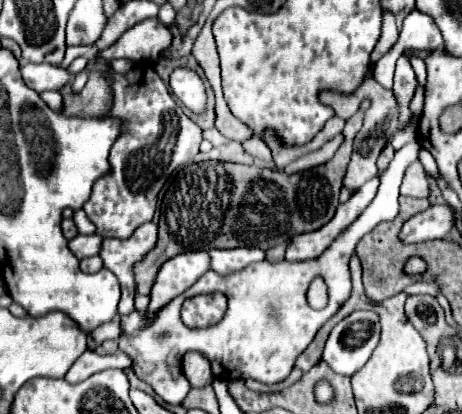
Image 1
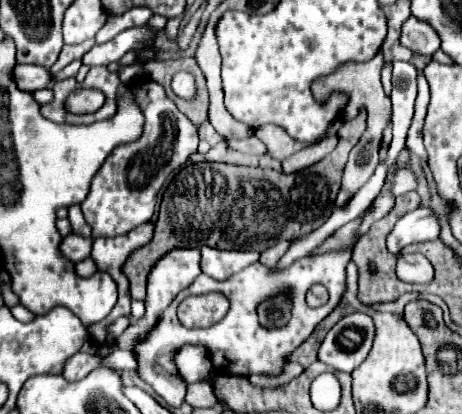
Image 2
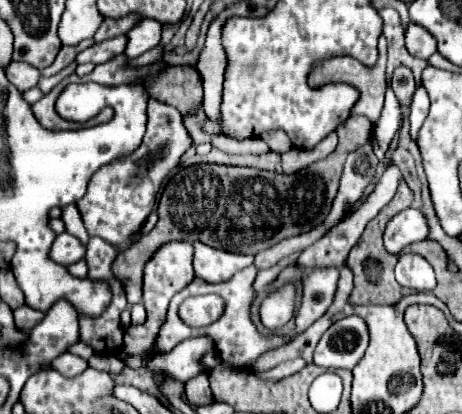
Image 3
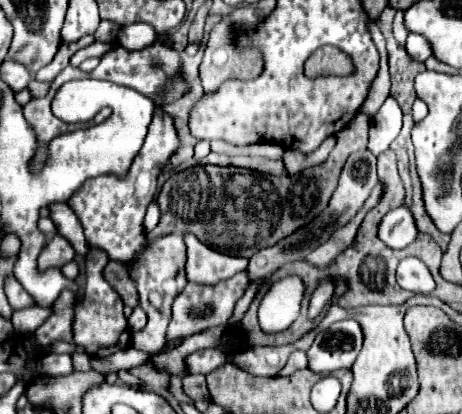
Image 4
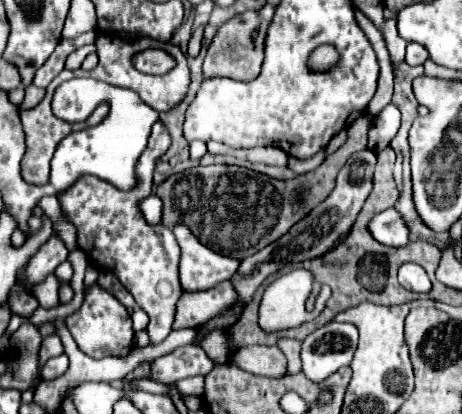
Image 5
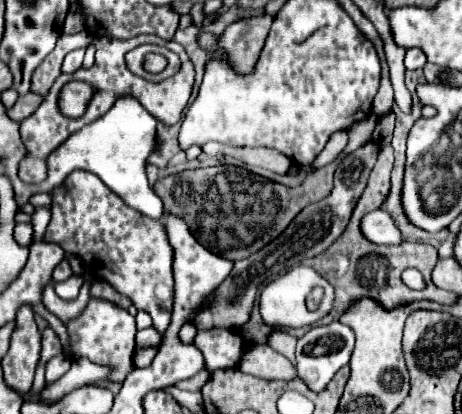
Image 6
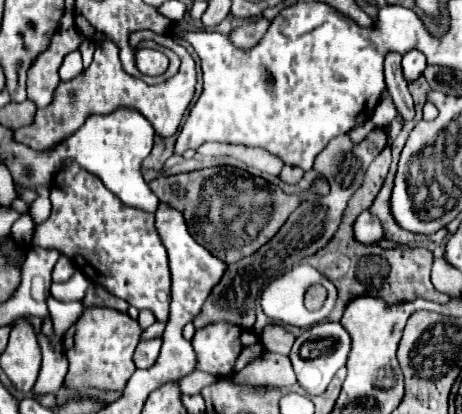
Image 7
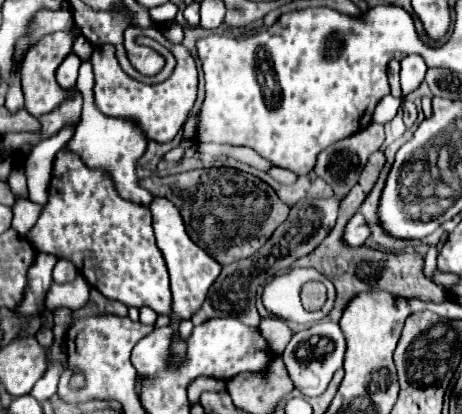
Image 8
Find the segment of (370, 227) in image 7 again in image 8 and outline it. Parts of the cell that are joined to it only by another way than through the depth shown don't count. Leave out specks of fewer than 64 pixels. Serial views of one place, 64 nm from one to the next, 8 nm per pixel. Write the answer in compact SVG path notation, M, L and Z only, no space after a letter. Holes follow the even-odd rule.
M358 212L346 226L346 232L344 232L344 240L350 244L350 246L362 246L366 240L370 238L370 228L364 220L364 216Z

